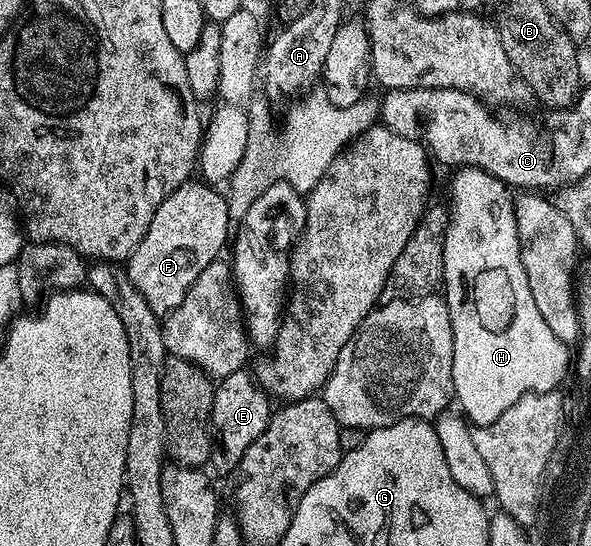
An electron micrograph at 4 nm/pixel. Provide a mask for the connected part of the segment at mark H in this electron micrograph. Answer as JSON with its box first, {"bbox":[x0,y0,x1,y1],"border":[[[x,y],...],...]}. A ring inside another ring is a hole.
{"bbox":[442,166,570,427],"border":[[[476,166],[457,169],[455,174],[456,180],[452,184],[453,202],[450,202],[448,231],[444,241],[444,281],[442,283],[442,297],[450,312],[450,324],[452,325],[452,336],[454,338],[454,360],[452,361],[452,375],[454,376],[454,388],[456,389],[454,398],[458,406],[460,402],[461,408],[459,407],[459,409],[463,411],[467,421],[473,427],[489,426],[496,419],[496,414],[500,414],[500,410],[504,410],[504,406],[508,406],[508,402],[512,402],[512,398],[516,398],[516,394],[520,394],[520,390],[529,388],[544,390],[544,386],[552,386],[552,382],[557,383],[556,378],[565,378],[569,373],[570,364],[564,360],[564,353],[566,353],[564,342],[558,340],[558,336],[554,336],[554,332],[550,332],[546,320],[542,320],[542,314],[538,312],[538,307],[534,304],[534,296],[530,296],[530,284],[526,280],[526,268],[522,268],[513,191],[505,186],[502,180],[498,180]]]}

